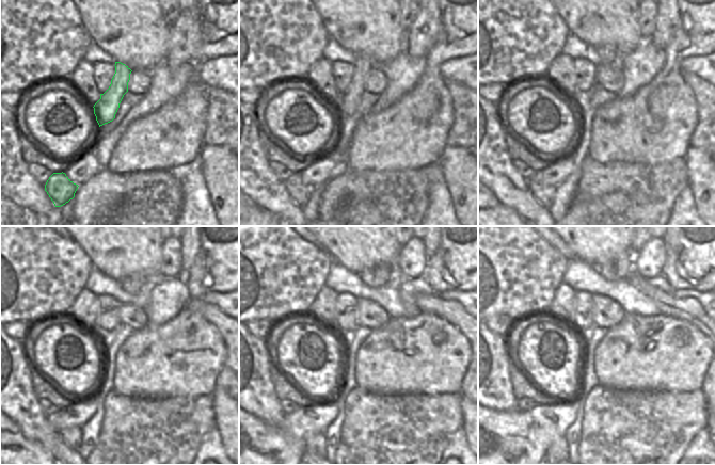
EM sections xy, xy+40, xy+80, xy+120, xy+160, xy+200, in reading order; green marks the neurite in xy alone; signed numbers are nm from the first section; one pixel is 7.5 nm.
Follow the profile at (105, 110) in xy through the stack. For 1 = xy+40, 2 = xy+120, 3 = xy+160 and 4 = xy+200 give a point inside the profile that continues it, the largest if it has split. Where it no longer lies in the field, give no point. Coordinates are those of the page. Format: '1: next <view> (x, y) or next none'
1: next xy+40 (347, 105)
2: next xy+120 (131, 284)
3: next xy+160 (381, 275)
4: next xy+200 (622, 267)

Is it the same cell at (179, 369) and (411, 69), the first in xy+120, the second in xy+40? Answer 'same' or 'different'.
different

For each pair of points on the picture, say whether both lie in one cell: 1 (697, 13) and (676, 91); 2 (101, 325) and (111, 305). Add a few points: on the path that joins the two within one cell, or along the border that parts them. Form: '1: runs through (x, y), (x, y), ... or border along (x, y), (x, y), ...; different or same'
1: runs through (695, 32), (676, 51), (673, 55), (673, 71); same
2: runs through (107, 320), (109, 310); same

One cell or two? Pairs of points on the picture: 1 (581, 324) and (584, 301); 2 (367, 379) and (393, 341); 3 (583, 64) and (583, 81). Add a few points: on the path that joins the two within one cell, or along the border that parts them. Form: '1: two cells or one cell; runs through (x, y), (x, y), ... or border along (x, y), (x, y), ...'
1: one cell; runs through (583, 319), (584, 306)
2: one cell; runs through (377, 369), (393, 351)
3: one cell; runs through (583, 68), (584, 77)

